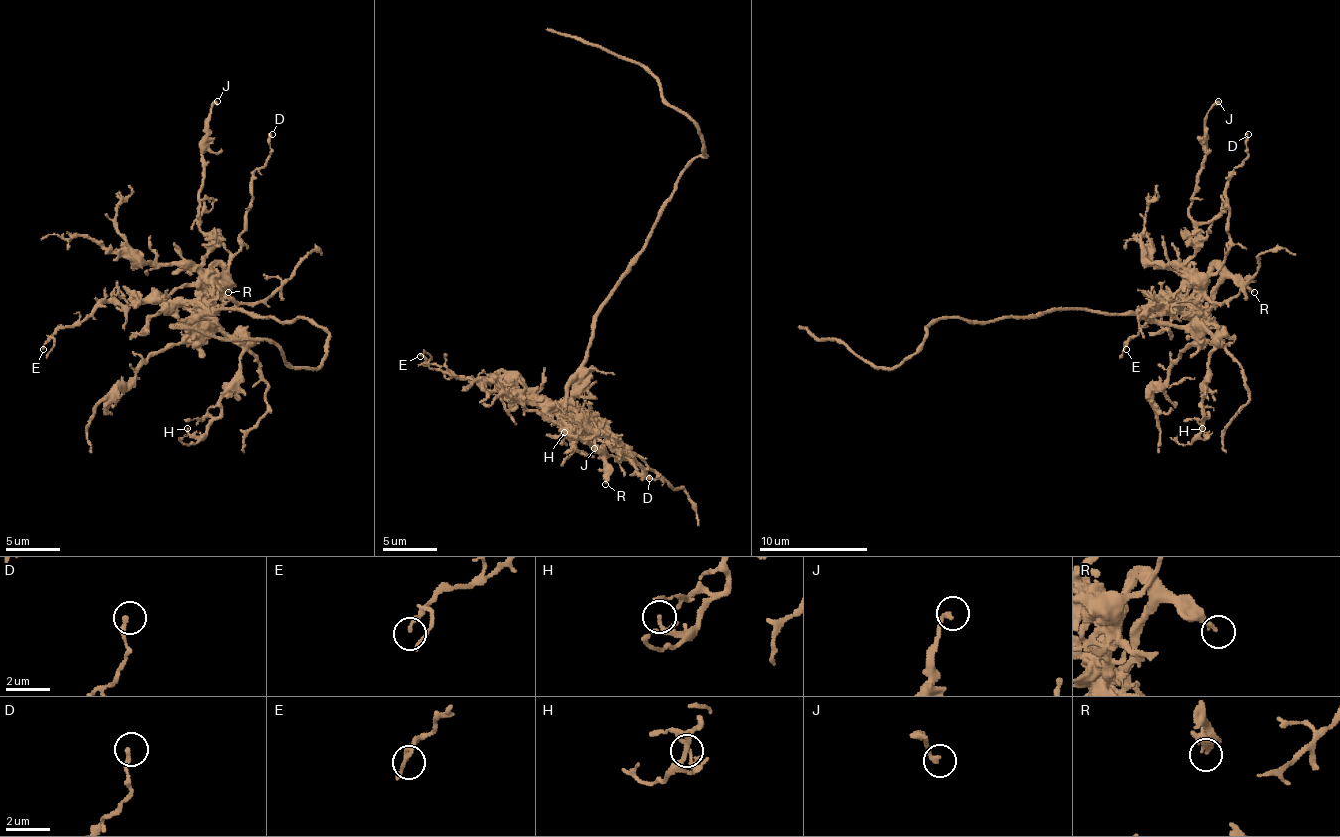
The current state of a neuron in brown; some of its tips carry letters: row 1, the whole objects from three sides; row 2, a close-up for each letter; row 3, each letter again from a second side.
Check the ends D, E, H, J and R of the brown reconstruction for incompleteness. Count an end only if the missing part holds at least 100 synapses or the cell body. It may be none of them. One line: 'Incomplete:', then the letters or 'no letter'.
Incomplete: no letter

